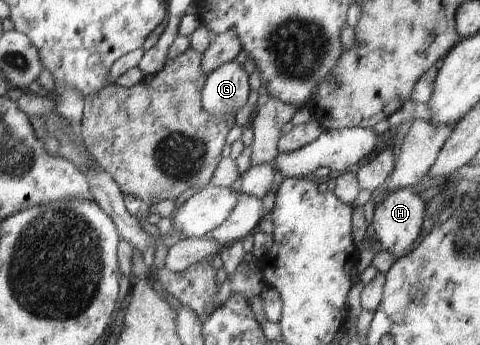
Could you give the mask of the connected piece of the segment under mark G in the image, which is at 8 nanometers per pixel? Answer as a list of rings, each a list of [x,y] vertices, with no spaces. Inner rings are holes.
[[[235,61],[223,64],[207,76],[202,88],[202,108],[208,114],[234,113],[248,104],[248,74]]]

